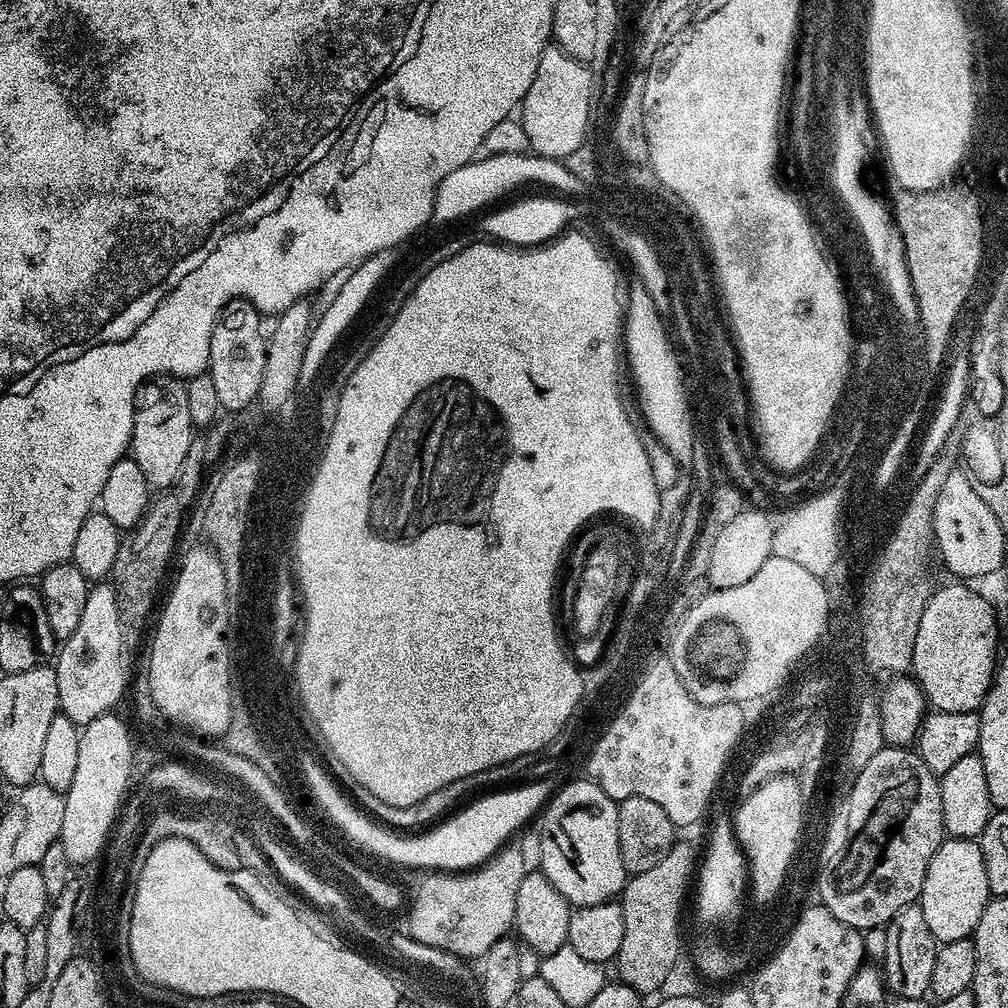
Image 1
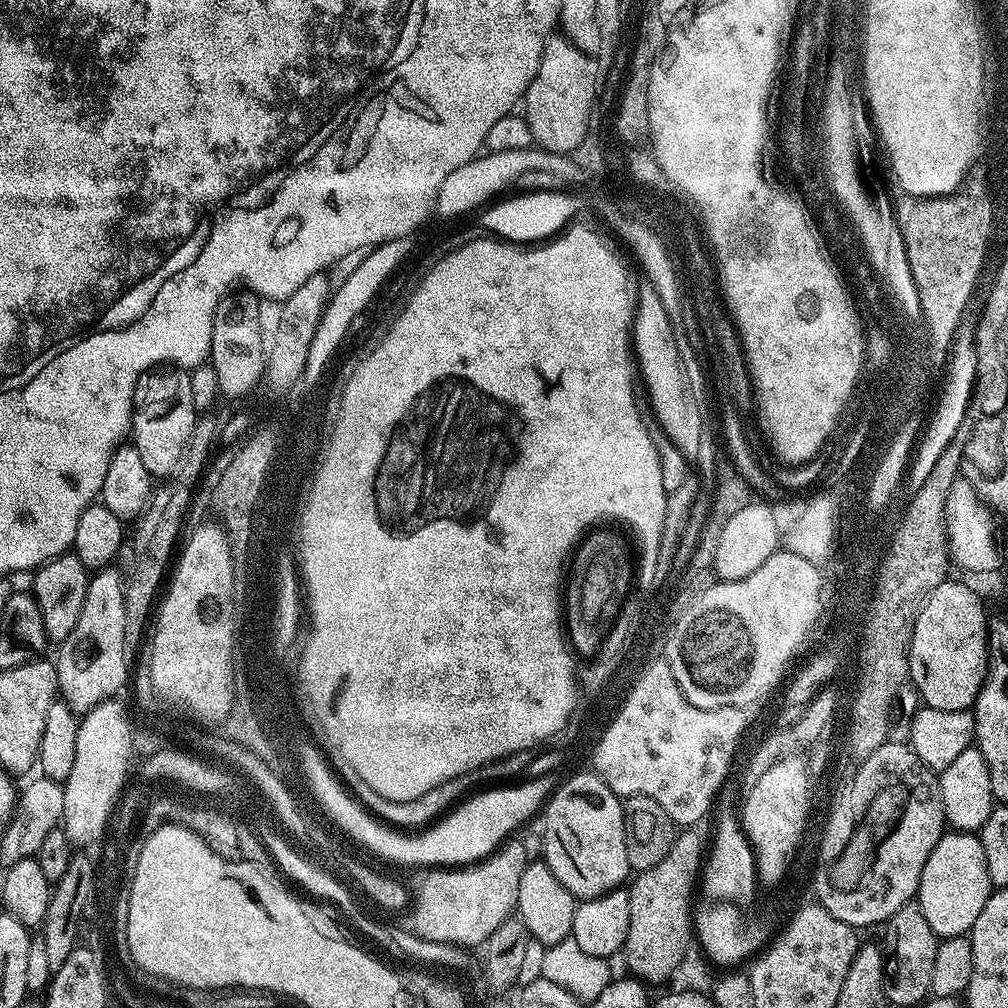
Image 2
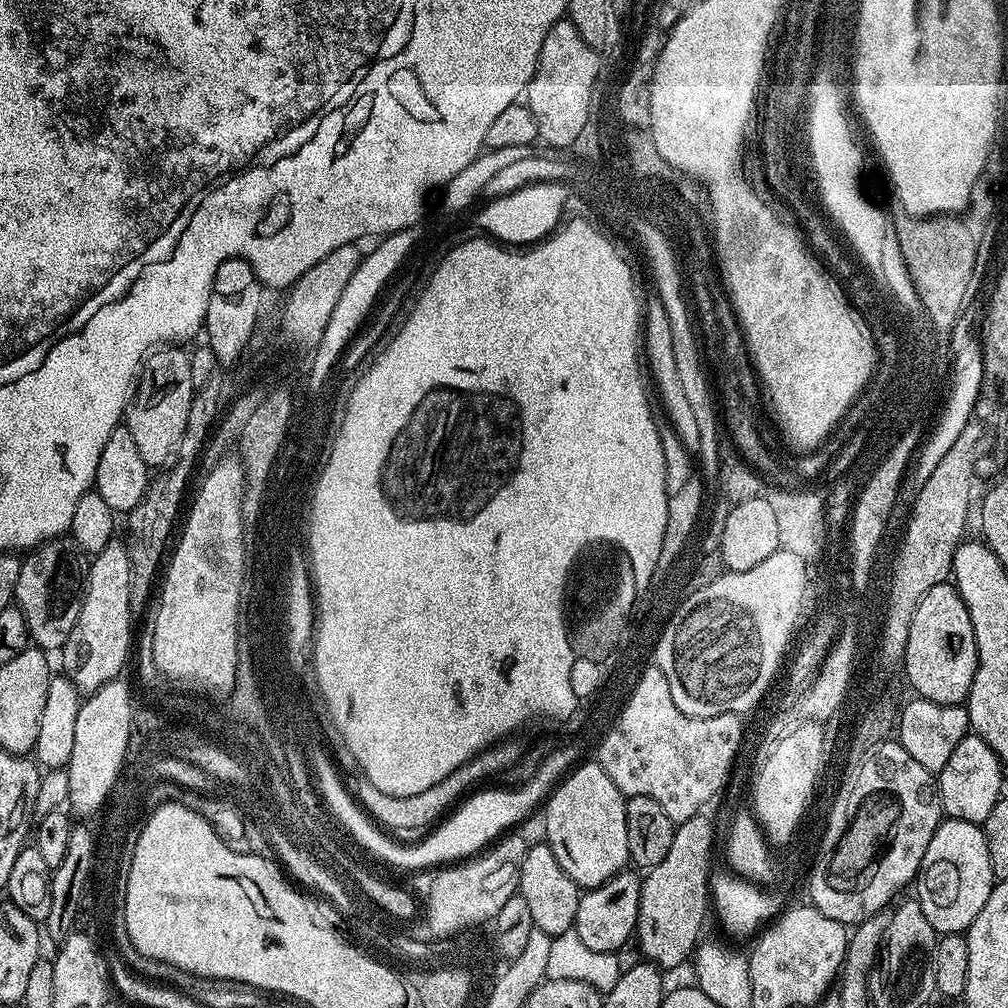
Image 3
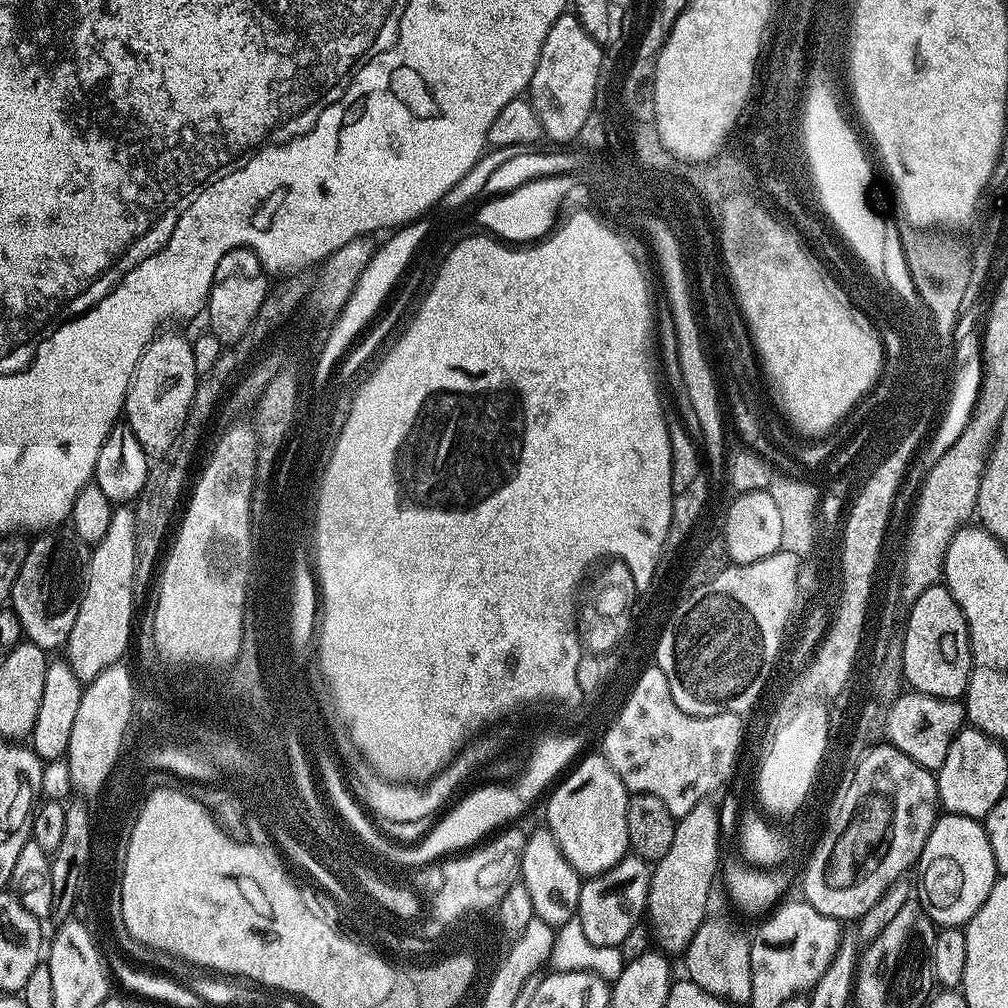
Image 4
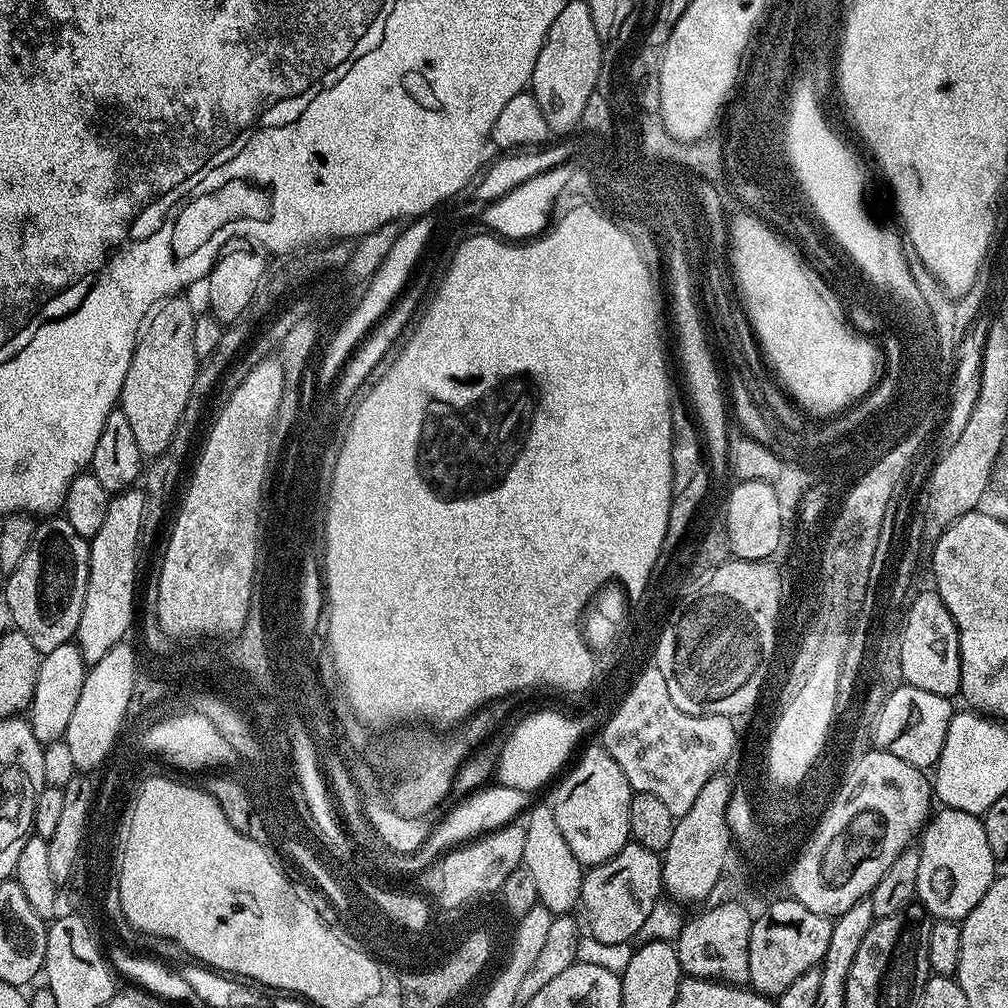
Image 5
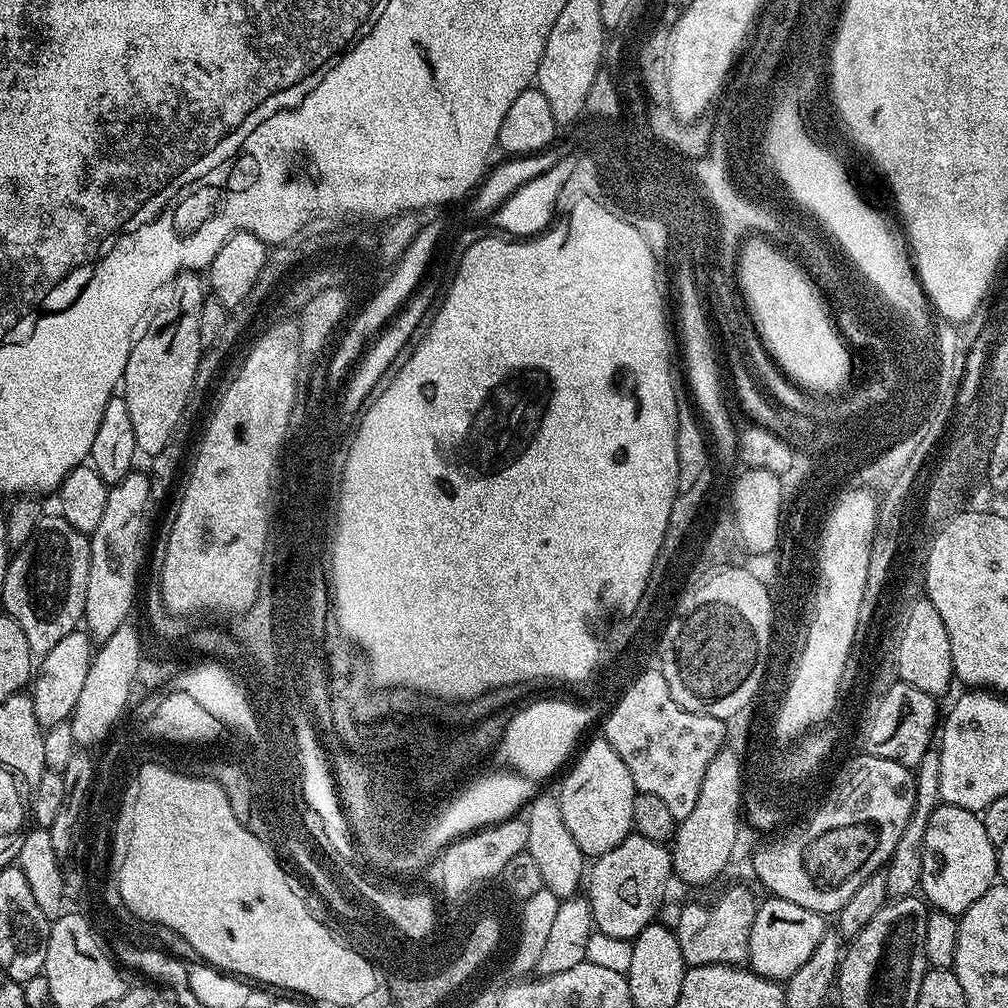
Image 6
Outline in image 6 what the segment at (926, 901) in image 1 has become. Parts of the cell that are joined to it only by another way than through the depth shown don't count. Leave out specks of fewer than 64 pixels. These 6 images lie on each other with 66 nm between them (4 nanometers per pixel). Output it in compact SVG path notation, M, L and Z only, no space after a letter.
M939 803L930 814L922 850L922 878L919 891L935 911L957 918L963 916L986 890L997 883L998 848L986 838L986 826L977 813L953 804Z

